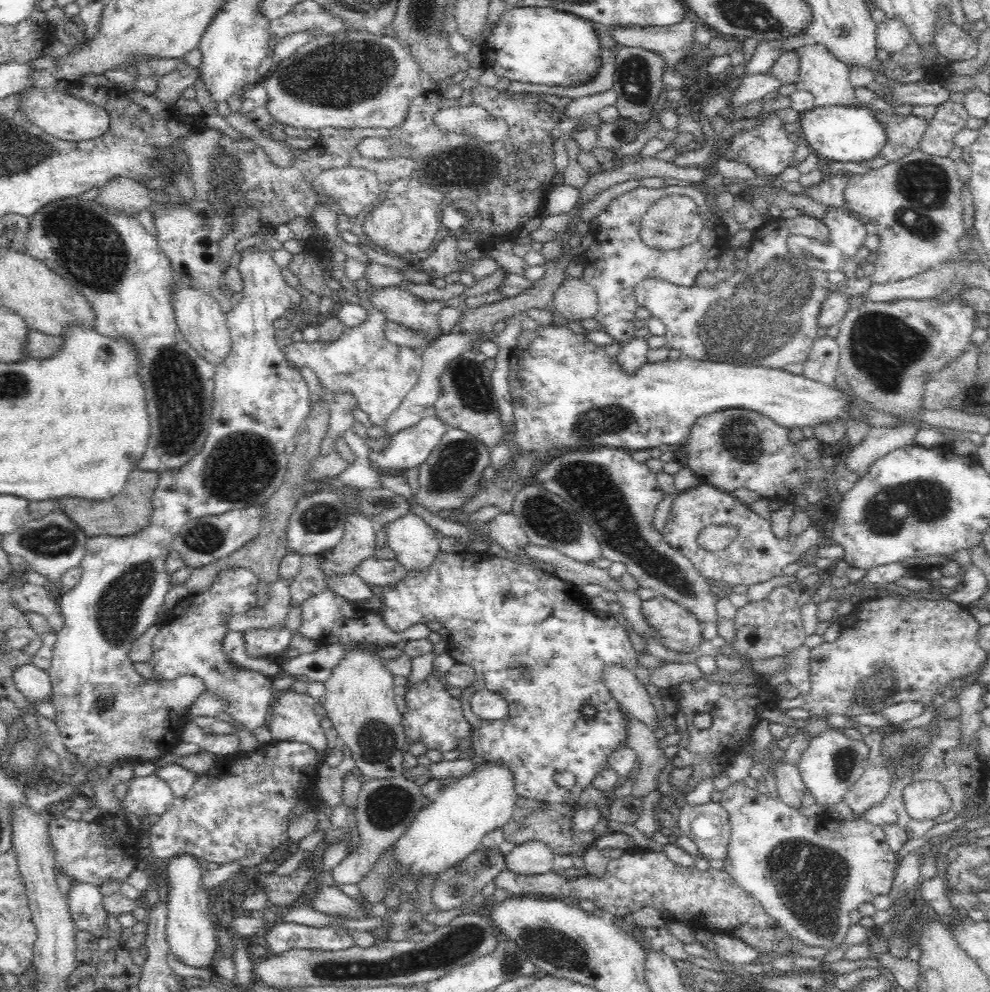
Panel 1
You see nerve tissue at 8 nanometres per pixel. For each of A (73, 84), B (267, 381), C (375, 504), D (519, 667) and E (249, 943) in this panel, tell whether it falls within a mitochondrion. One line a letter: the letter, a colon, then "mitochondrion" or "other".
A: other
B: other
C: mitochondrion
D: mitochondrion
E: other

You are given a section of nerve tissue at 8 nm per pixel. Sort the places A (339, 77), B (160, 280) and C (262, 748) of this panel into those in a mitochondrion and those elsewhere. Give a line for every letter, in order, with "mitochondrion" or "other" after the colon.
A: mitochondrion
B: other
C: other

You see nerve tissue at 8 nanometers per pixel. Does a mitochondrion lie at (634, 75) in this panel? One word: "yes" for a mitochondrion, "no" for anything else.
yes

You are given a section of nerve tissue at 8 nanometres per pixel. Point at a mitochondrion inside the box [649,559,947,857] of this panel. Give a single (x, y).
(880, 684)

